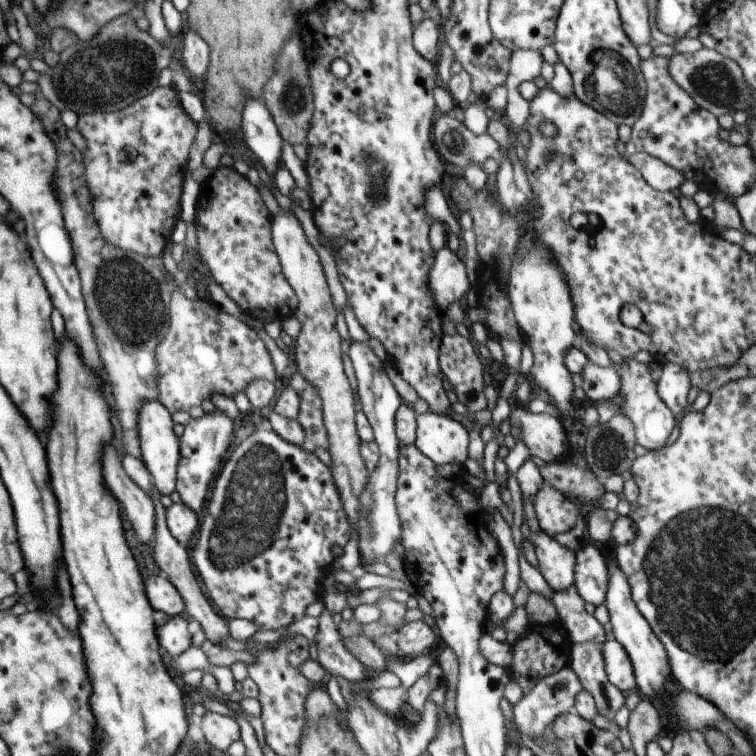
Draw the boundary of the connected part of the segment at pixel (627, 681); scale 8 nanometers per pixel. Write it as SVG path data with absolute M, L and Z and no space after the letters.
M614 638L602 644L605 656L605 669L611 683L625 695L637 691L634 669L623 646Z

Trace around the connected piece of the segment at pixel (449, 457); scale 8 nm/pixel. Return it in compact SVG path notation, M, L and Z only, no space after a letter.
M428 411L417 416L417 439L415 445L436 465L456 464L463 466L468 460L468 430L467 428L452 416L439 415Z

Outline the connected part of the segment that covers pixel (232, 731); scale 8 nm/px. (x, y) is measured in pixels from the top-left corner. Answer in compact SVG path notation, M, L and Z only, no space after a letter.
M208 711L202 717L201 729L205 741L215 746L219 751L240 740L240 726L234 717Z

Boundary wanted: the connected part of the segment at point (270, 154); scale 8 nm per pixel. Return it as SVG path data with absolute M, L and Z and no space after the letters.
M250 100L244 110L241 131L243 141L261 162L269 175L275 176L282 162L285 140L282 138L271 112L258 100Z

